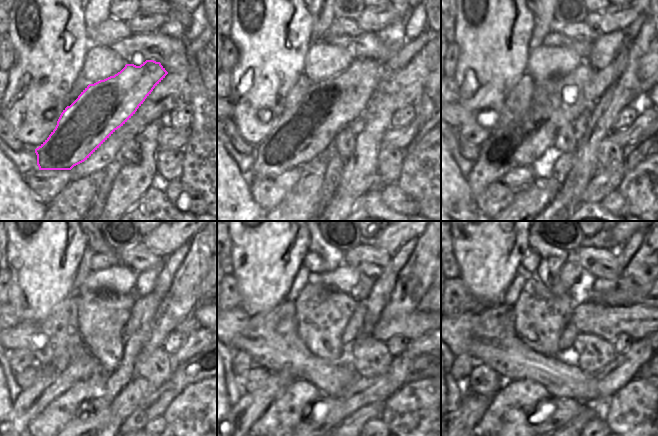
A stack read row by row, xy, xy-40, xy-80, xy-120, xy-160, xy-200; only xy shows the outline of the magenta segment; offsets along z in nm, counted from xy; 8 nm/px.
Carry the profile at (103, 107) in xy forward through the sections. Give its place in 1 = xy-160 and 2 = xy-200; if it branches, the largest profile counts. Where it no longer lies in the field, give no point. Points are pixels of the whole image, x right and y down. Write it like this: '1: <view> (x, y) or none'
1: xy-160 (237, 424)
2: xy-200 (473, 407)

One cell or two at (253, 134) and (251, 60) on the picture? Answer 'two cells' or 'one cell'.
one cell

